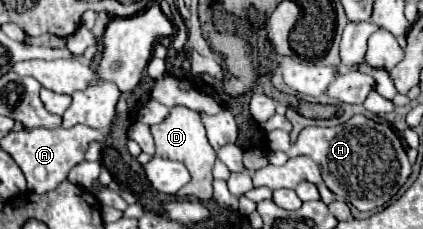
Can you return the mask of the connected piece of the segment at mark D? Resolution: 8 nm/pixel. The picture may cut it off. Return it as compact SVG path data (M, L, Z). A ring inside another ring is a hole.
M174 106L174 108L170 108L170 114L160 124L150 126L150 132L152 132L152 138L156 142L156 154L186 164L186 168L192 174L190 184L180 188L180 192L176 196L196 198L200 202L208 202L212 198L212 166L216 160L216 152L208 144L200 114L186 108L186 106Z

